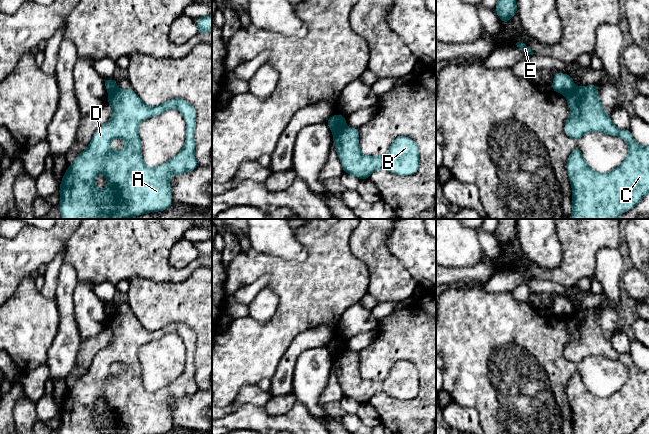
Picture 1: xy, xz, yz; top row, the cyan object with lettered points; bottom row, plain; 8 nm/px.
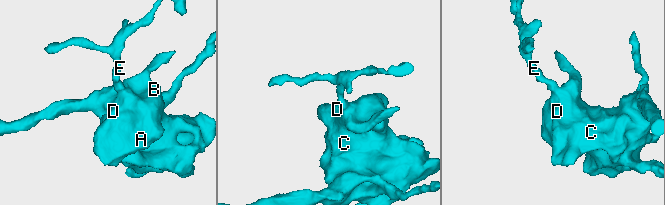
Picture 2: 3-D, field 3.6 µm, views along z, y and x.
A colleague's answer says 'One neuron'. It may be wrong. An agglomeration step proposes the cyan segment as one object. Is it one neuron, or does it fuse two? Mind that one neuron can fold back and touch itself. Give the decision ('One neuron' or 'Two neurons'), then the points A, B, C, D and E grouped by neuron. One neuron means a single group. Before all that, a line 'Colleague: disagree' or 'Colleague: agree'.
Colleague: disagree
Two neurons. Groups: A B C D / E

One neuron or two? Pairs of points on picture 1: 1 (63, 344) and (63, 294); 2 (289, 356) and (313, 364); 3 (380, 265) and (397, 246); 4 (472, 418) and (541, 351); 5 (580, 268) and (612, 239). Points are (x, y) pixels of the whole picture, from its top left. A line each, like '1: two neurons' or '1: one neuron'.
1: one neuron
2: two neurons
3: two neurons
4: two neurons
5: one neuron

